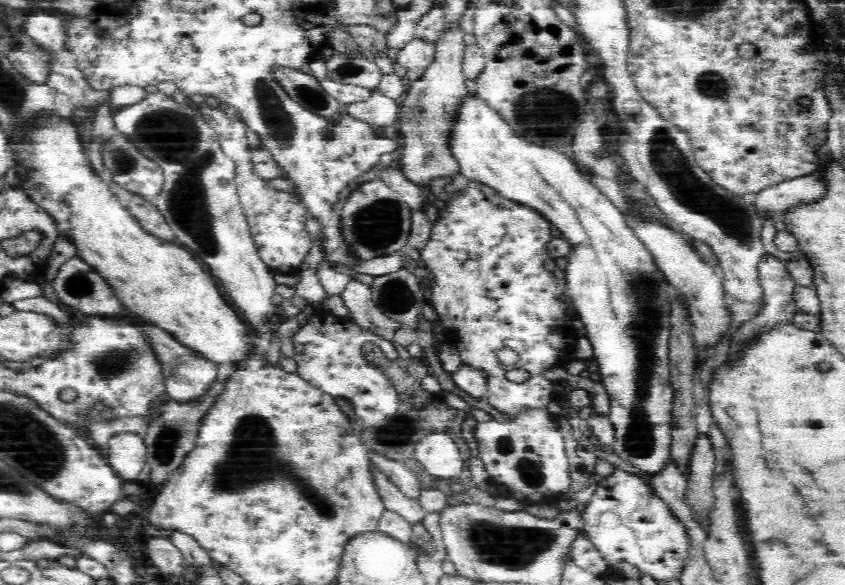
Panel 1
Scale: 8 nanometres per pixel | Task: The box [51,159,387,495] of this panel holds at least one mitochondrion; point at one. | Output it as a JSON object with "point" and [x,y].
{"point":[118,362]}

